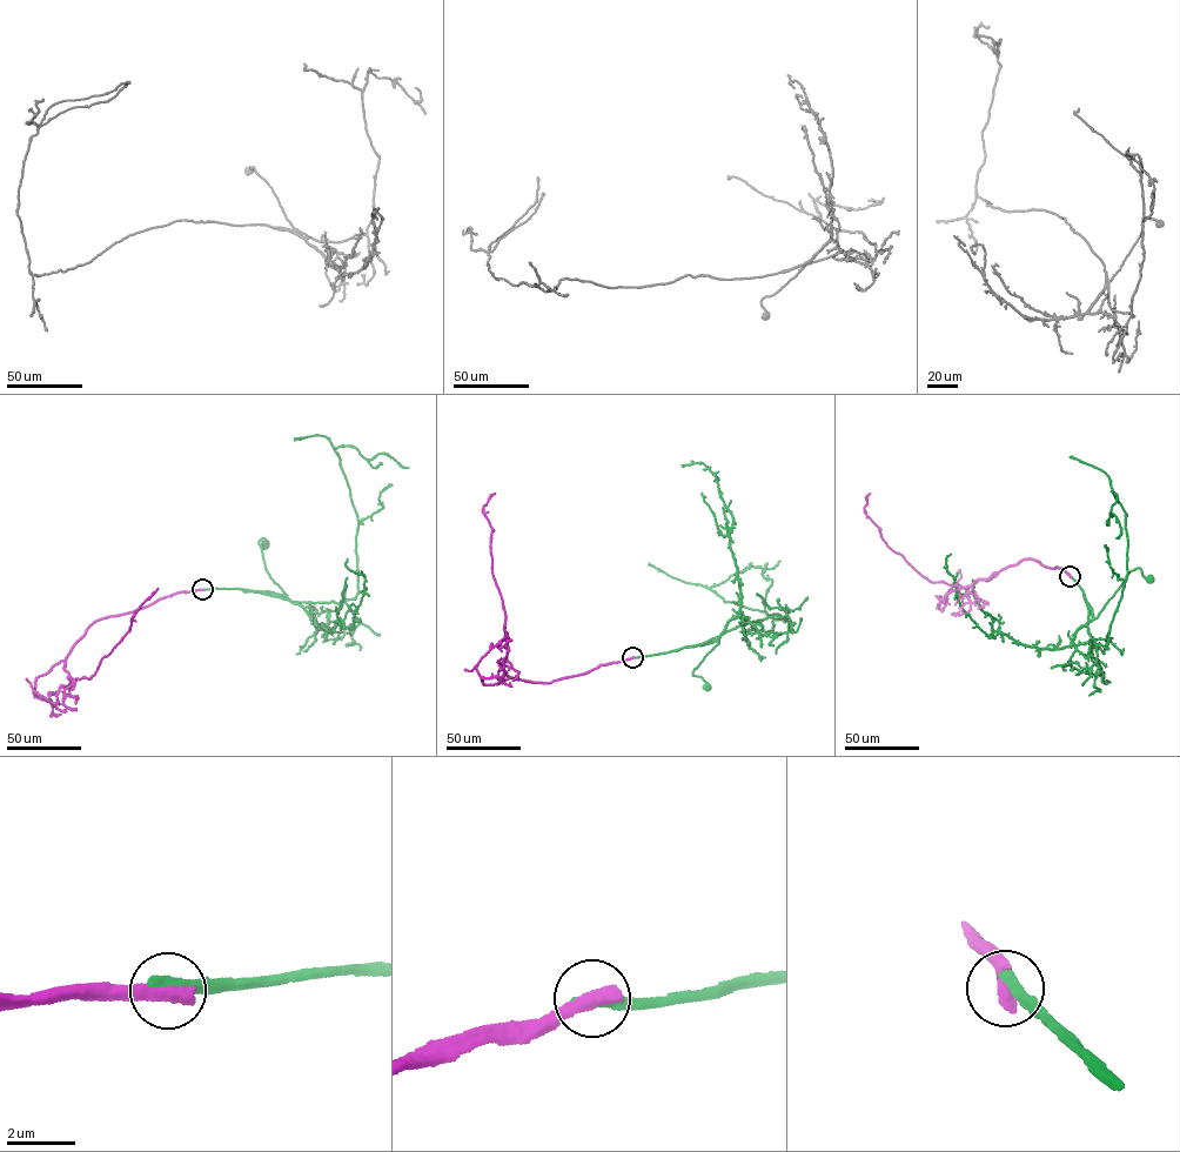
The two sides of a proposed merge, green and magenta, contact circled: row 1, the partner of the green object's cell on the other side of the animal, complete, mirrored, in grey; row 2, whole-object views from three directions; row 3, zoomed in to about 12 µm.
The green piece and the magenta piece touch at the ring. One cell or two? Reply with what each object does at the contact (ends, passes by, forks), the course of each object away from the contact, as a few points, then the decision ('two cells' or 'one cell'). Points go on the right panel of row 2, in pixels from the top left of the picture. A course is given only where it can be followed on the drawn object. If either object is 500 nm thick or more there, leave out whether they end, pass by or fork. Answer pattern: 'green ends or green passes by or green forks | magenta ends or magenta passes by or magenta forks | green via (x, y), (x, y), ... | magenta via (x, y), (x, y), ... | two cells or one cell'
green via (1070, 576), (1083, 590), (1093, 618), (1130, 573), (1138, 568), (1150, 580) | magenta via (1070, 576), (1061, 568), (1030, 558), (971, 585), (929, 581), (887, 546), (864, 507), (870, 493) | two cells

